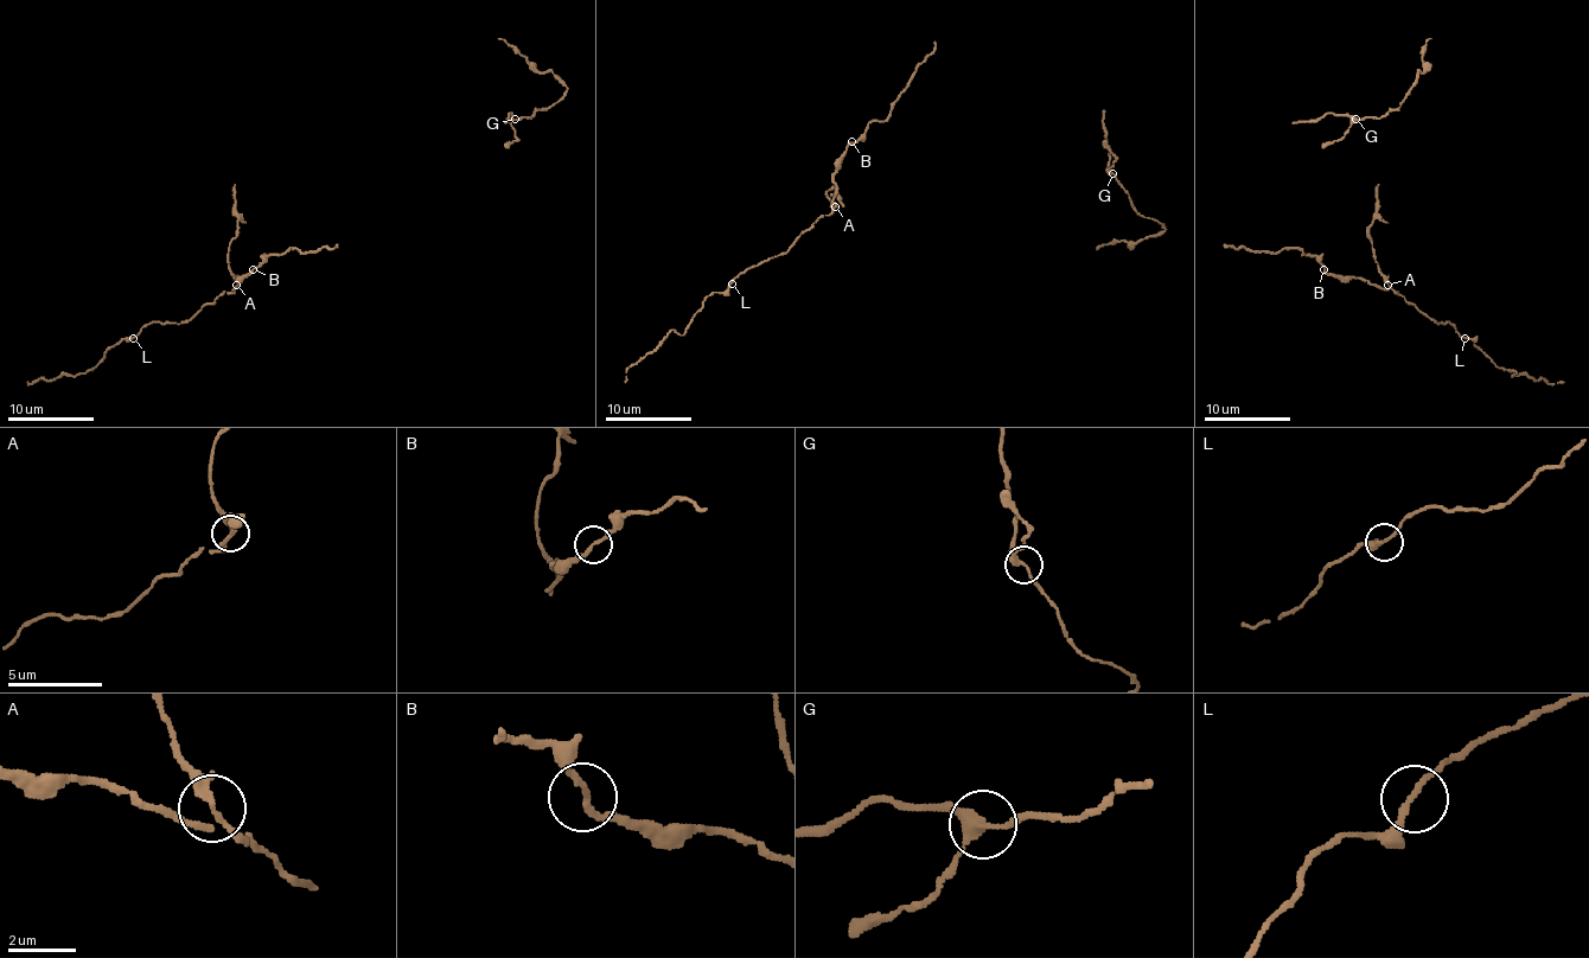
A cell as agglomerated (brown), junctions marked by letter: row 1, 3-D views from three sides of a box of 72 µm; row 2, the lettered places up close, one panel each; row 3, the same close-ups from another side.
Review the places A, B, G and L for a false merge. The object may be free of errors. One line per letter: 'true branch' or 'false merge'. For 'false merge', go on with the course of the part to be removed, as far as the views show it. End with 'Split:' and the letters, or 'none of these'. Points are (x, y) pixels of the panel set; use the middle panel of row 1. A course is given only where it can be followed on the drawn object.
A: false merge; course (834, 206), (825, 193), (834, 186), (833, 197)
B: true branch
G: true branch
L: true branch
Split: A

